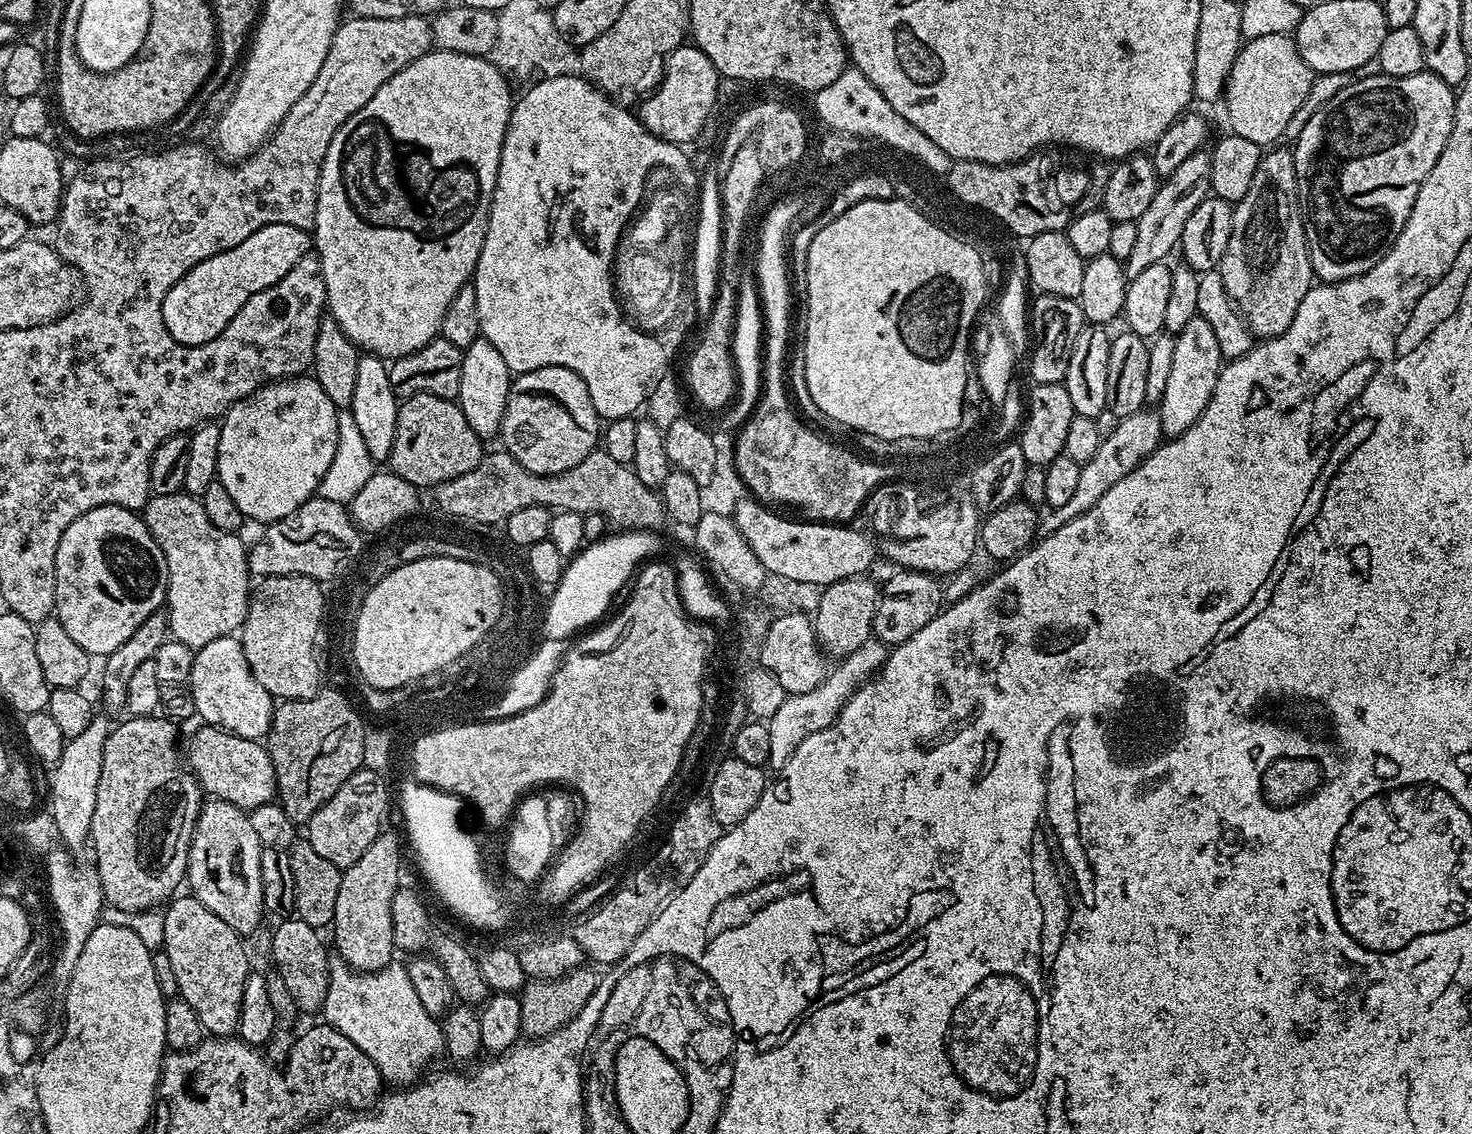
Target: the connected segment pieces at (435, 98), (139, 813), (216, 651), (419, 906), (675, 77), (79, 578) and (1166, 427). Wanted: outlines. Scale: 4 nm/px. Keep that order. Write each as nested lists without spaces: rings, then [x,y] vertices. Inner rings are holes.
[[[430,50],[422,58],[398,70],[398,74],[389,78],[380,87],[378,94],[374,94],[374,98],[370,98],[370,102],[366,102],[366,106],[362,106],[362,110],[358,110],[358,114],[351,116],[334,134],[330,150],[326,150],[326,158],[320,167],[320,184],[316,187],[314,252],[324,275],[328,295],[327,311],[361,353],[381,358],[405,356],[439,337],[442,318],[446,318],[446,310],[450,302],[454,302],[454,294],[458,294],[458,290],[462,290],[462,286],[473,279],[478,266],[478,254],[482,254],[488,211],[498,178],[502,142],[510,122],[513,103],[514,92],[507,76],[488,58]]]
[[[160,714],[134,716],[116,724],[106,738],[90,847],[96,851],[94,865],[100,876],[103,897],[118,910],[159,909],[177,895],[176,887],[185,883],[188,874],[188,851],[198,822],[202,789],[196,777],[188,771],[181,753],[180,756],[176,753],[176,728],[173,721]]]
[[[235,635],[214,638],[206,646],[196,649],[194,670],[190,670],[187,685],[192,691],[196,716],[205,725],[232,732],[238,738],[263,741],[272,725],[274,698],[254,678],[246,662],[246,654]]]
[[[401,886],[396,889],[394,902],[390,902],[390,918],[394,926],[394,945],[408,954],[427,954],[446,970],[450,986],[456,991],[456,1000],[473,1006],[483,1005],[486,999],[486,985],[478,970],[474,952],[464,948],[464,944],[440,920],[428,917],[428,908],[424,900],[412,888]]]
[[[681,46],[668,56],[664,75],[659,84],[641,99],[638,105],[640,121],[659,140],[671,144],[688,146],[699,134],[716,104],[716,95],[720,92],[722,77],[716,71],[714,62],[706,58],[701,48]]]
[[[117,504],[98,506],[82,514],[70,526],[58,542],[56,555],[56,606],[55,619],[66,626],[66,634],[88,652],[89,657],[105,658],[122,646],[150,614],[161,611],[168,595],[168,571],[166,558],[154,542],[143,519],[133,509]]]
[[[1197,314],[1194,318],[1190,318],[1190,322],[1186,322],[1186,326],[1182,326],[1182,330],[1175,333],[1174,337],[1176,340],[1174,360],[1171,363],[1170,374],[1167,377],[1165,393],[1162,394],[1158,403],[1160,425],[1164,431],[1164,436],[1168,438],[1190,430],[1194,426],[1194,422],[1198,422],[1202,410],[1206,410],[1206,406],[1214,394],[1214,386],[1218,382],[1222,367],[1222,357],[1218,350],[1218,338],[1215,337],[1214,330],[1210,327],[1210,322],[1206,322],[1204,316]]]

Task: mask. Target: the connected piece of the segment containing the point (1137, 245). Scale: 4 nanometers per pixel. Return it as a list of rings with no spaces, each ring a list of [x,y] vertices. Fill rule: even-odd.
[[[1207,151],[1196,152],[1174,174],[1163,177],[1162,183],[1154,194],[1154,199],[1150,201],[1150,206],[1146,206],[1146,211],[1141,214],[1136,221],[1138,235],[1134,241],[1134,247],[1130,258],[1123,261],[1124,275],[1131,278],[1142,274],[1142,270],[1147,270],[1149,266],[1165,263],[1171,252],[1177,251],[1182,230],[1186,218],[1198,210],[1198,206],[1210,194],[1210,155]]]

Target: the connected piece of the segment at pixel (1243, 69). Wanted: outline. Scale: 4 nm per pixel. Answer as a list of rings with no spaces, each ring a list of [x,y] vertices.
[[[1289,33],[1268,34],[1248,40],[1238,51],[1225,81],[1224,103],[1229,131],[1261,148],[1277,143],[1288,122],[1306,100],[1316,73],[1298,54],[1295,37]]]

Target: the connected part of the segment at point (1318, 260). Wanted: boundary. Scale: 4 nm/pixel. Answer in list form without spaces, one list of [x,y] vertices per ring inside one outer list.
[[[1425,70],[1410,74],[1410,78],[1380,75],[1353,79],[1306,122],[1294,140],[1296,148],[1291,149],[1291,154],[1308,253],[1317,281],[1337,284],[1340,280],[1361,276],[1384,257],[1402,226],[1406,226],[1406,218],[1410,218],[1410,210],[1414,210],[1414,198],[1418,198],[1426,174],[1434,170],[1446,138],[1450,138],[1455,109],[1453,85]]]

